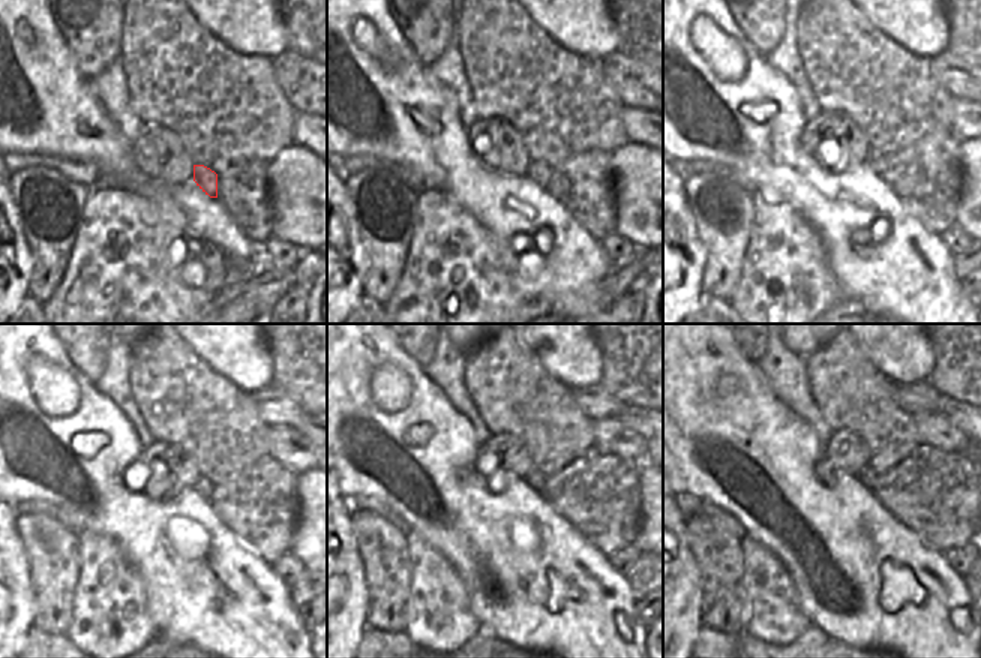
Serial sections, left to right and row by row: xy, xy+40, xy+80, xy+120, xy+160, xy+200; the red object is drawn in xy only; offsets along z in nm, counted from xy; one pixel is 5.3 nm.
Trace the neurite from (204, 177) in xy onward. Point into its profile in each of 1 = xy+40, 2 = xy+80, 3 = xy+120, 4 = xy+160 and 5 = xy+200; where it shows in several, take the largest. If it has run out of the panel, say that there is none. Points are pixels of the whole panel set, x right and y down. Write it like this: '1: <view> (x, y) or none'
1: xy+40 (539, 173)
2: xy+80 (876, 161)
3: xy+120 (203, 486)
4: xy+160 (536, 480)
5: xy+200 (867, 475)

